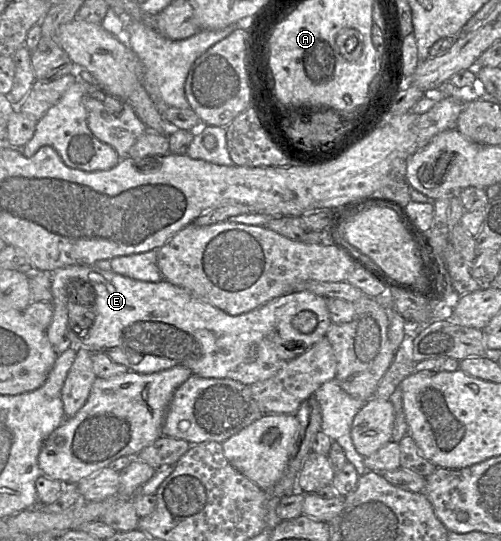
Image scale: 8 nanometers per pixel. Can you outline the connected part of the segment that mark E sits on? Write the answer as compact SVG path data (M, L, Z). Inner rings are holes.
M71 265L55 270L51 277L51 290L52 302L61 302L67 309L70 348L104 353L129 371L144 374L181 365L189 368L192 375L230 378L252 385L274 376L286 362L308 351L326 336L332 325L327 298L306 290L286 293L239 315L230 315L164 279L158 282L140 281L95 265ZM302 311L311 311L316 315L316 327L309 334L299 332L292 325L293 317Z

